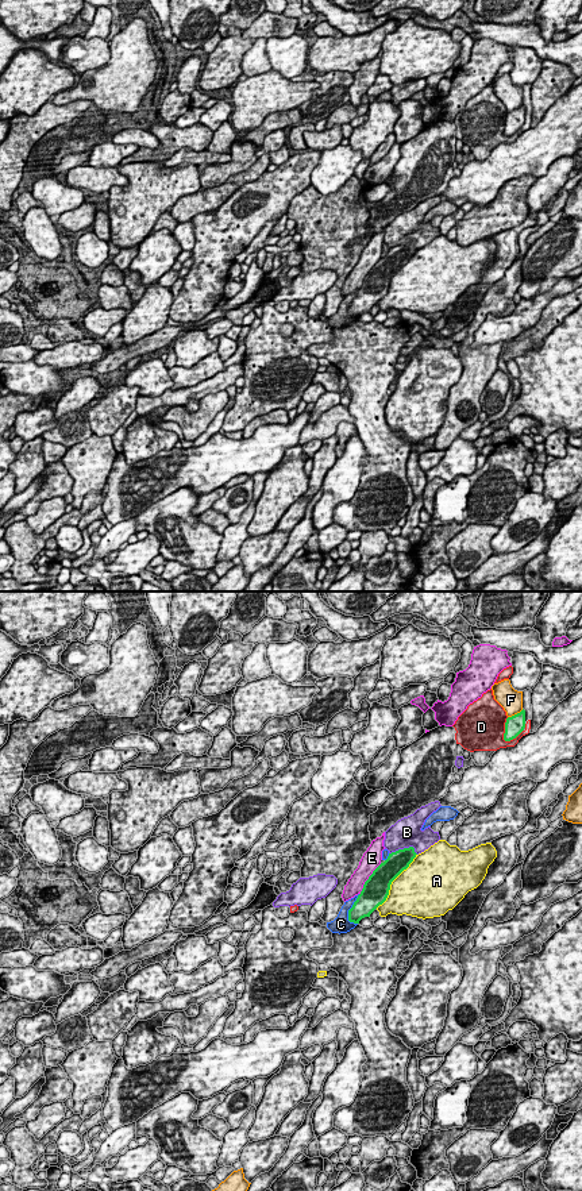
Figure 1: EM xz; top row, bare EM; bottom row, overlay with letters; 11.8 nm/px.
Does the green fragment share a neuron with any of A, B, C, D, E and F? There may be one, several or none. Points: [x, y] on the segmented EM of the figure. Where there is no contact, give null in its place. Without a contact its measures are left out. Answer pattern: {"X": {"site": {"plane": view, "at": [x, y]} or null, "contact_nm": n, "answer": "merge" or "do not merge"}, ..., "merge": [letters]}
{"A": {"site": {"plane": "xz", "at": [392, 881]}, "contact_nm": 800, "answer": "do not merge"}, "B": {"site": {"plane": "xz", "at": [404, 848]}, "contact_nm": 360, "answer": "do not merge"}, "C": {"site": {"plane": "xz", "at": [349, 910]}, "contact_nm": 380, "answer": "do not merge"}, "D": {"site": {"plane": "xz", "at": [505, 731]}, "contact_nm": 300, "answer": "do not merge"}, "E": {"site": {"plane": "xz", "at": [367, 879]}, "contact_nm": 460, "answer": "do not merge"}, "F": {"site": {"plane": "xz", "at": [515, 715]}, "contact_nm": 220, "answer": "do not merge"}, "merge": []}

